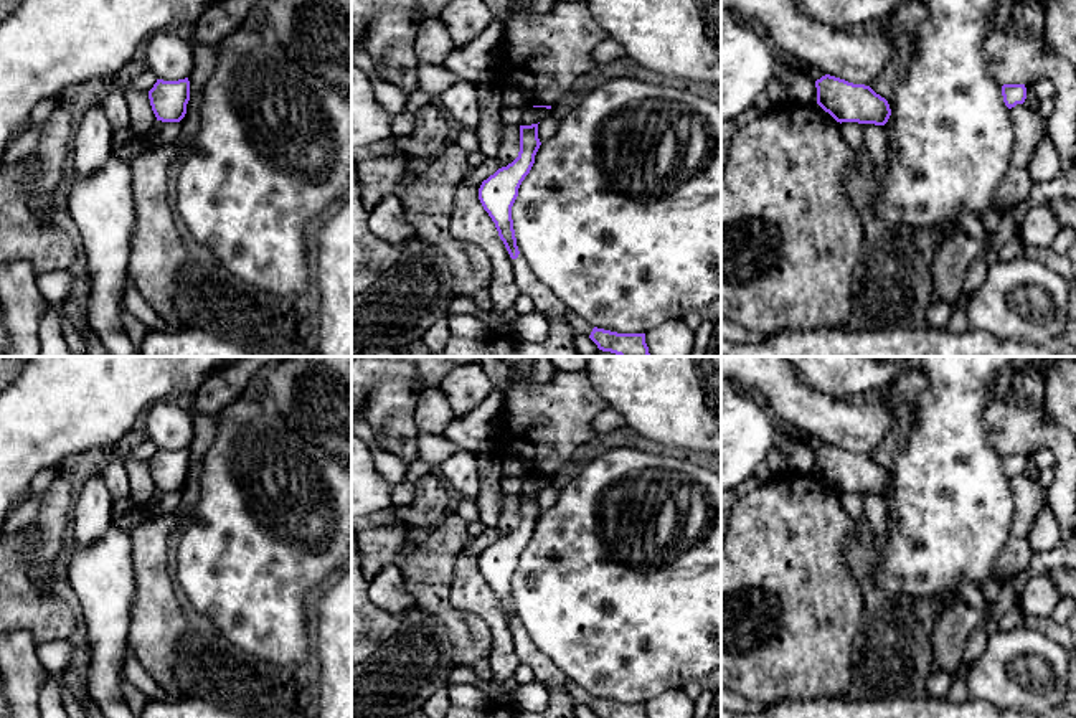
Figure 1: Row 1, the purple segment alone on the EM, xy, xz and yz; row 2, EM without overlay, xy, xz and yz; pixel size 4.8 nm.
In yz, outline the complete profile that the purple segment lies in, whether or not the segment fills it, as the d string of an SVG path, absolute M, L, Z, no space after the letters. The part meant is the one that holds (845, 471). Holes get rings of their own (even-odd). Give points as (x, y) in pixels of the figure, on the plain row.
M825 444L815 451L815 457L817 474L840 494L885 495L891 485L888 470L870 456Z

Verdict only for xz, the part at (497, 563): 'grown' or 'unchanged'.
unchanged

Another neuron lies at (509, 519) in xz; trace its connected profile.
M502 492L502 510L500 510L500 518L497 523L500 538L507 536L508 533L512 533L520 522L520 495L512 495L512 494L505 494Z

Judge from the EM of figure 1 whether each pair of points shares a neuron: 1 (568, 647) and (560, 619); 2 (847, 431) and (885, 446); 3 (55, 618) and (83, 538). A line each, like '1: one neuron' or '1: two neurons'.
1: one neuron
2: two neurons
3: two neurons

